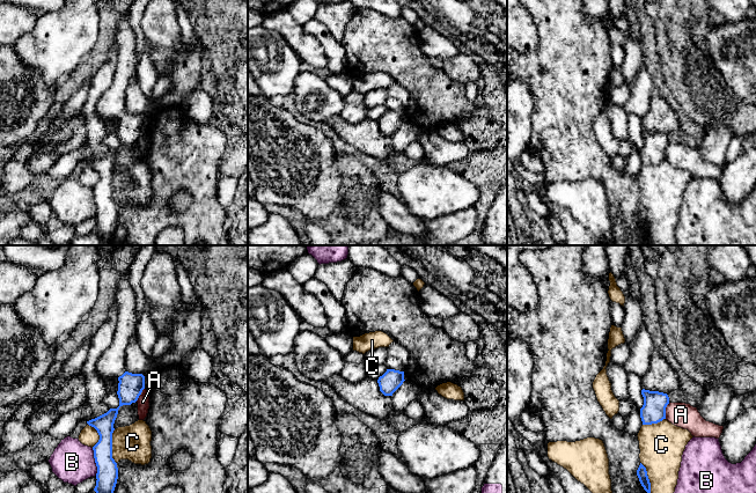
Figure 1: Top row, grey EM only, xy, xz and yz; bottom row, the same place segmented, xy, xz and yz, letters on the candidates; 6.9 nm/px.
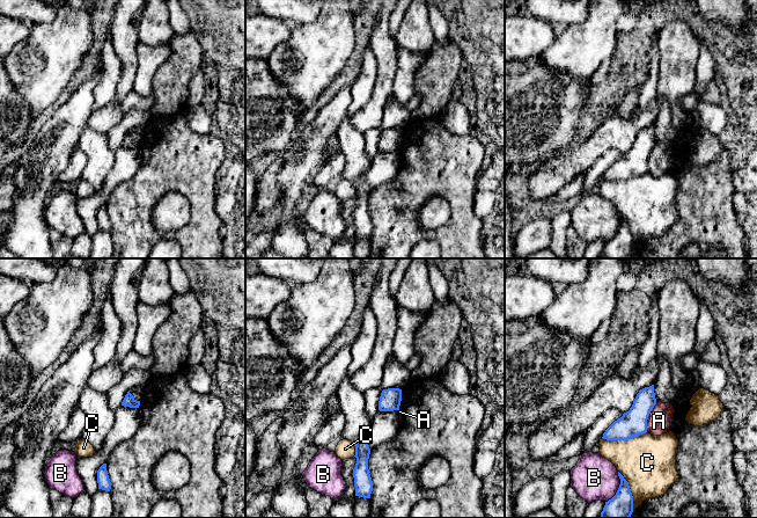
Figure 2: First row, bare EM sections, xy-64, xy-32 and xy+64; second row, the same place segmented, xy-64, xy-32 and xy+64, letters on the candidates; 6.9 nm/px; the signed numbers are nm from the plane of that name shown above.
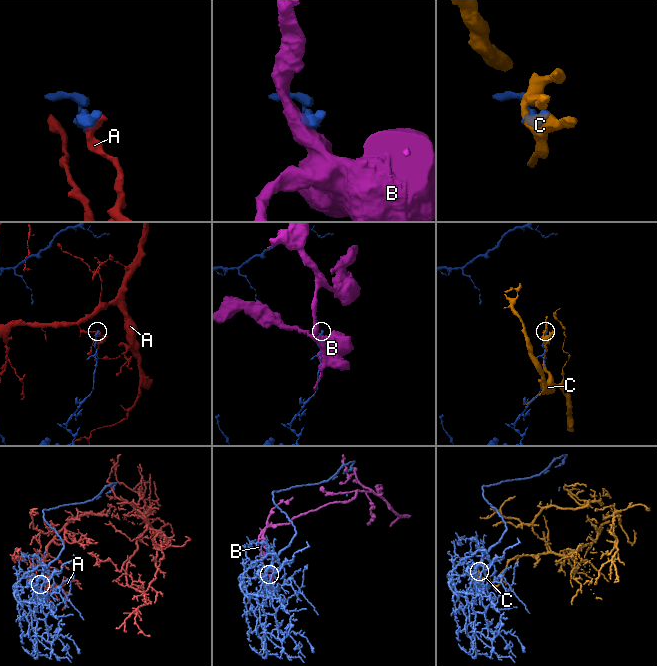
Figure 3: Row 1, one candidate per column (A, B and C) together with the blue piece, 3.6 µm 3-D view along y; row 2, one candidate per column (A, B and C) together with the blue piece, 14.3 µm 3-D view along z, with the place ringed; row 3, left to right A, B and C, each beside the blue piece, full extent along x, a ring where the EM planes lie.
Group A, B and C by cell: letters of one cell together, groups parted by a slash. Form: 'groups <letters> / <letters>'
groups A / B / C

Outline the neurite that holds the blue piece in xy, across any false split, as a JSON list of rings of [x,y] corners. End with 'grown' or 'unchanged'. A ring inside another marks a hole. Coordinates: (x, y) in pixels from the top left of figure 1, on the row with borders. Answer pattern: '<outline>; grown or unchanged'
[[[130,272],[122,277],[116,293],[118,322],[111,345],[102,353],[96,362],[96,373],[102,377],[117,377],[119,406],[87,421],[98,435],[98,442],[93,447],[97,466],[96,493],[113,493],[118,468],[112,458],[112,433],[118,410],[123,405],[135,403],[145,389],[145,376],[132,374],[125,369],[125,351],[134,336],[137,328],[137,303],[134,290],[130,284]]]; grown

